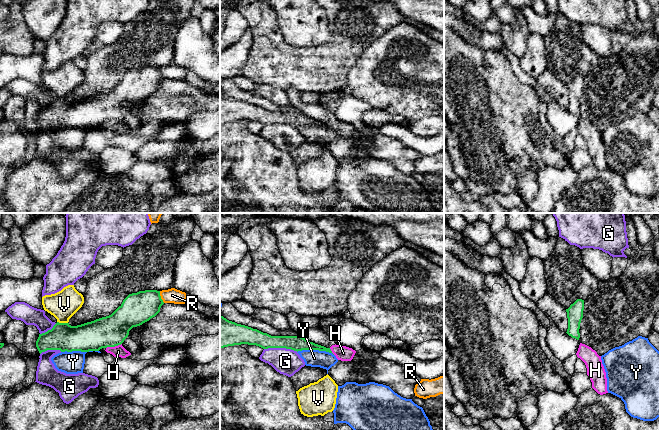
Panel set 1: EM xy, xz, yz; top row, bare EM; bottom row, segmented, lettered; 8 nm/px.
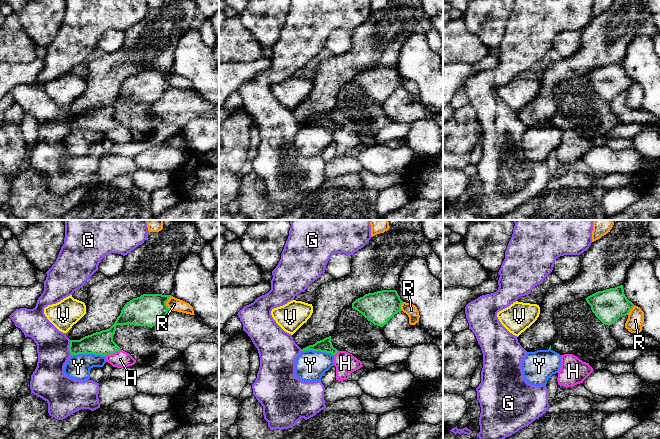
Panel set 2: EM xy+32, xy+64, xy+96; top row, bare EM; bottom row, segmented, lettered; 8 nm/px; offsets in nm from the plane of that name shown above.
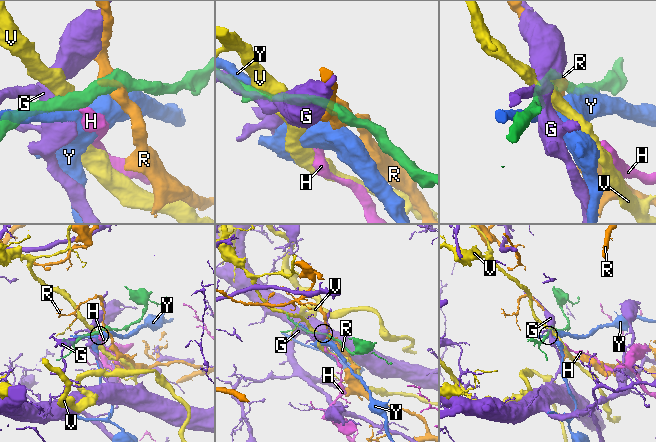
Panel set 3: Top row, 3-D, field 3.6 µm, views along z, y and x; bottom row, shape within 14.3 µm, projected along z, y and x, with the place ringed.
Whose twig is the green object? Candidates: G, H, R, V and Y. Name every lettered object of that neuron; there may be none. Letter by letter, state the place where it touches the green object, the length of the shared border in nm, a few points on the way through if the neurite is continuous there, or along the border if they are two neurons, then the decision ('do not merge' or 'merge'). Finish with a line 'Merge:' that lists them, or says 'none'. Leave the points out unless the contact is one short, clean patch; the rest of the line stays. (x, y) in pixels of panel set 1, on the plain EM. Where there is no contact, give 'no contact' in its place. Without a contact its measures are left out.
G: xz (281, 123) | 280 nm | along xz (264, 124), (290, 124), (297, 127) | do not merge
H: xy (113, 122) | 130 nm | across xy (110, 107), (113, 122), (118, 127) | merge
R: xy (160, 73) | 100 nm | do not merge
V: xy (62, 99) | 90 nm | along xy (57, 97), (67, 99) | do not merge
Y: xz (315, 125) | 300 nm | do not merge
Merge: H

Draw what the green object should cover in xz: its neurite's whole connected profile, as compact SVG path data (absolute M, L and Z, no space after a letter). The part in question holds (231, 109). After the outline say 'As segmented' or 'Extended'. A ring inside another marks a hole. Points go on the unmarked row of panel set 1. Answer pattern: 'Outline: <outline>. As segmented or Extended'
Outline: M220 92L220 124L241 120L256 121L263 125L286 124L297 128L302 126L326 127L333 129L341 137L351 137L356 129L352 124L342 121L335 120L326 124L301 112L271 112Z. Extended

